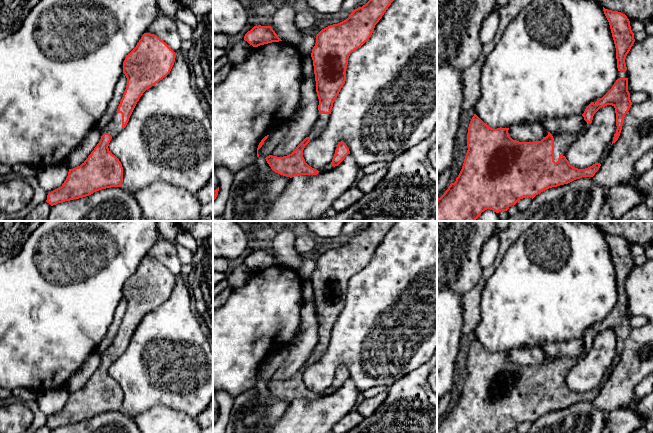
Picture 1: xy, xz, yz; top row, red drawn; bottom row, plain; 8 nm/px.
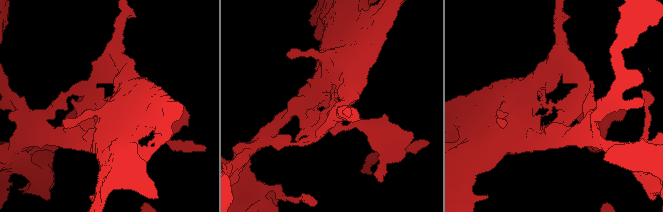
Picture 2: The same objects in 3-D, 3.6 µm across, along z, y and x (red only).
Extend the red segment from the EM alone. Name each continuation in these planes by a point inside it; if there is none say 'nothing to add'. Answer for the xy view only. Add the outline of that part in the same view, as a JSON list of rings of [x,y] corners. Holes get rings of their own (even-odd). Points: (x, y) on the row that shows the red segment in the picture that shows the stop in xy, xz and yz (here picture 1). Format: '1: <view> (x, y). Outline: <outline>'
1: xy (114, 127). Outline: [[[115,112],[110,123],[101,130],[101,134],[109,133],[114,139],[122,130],[122,114]]]

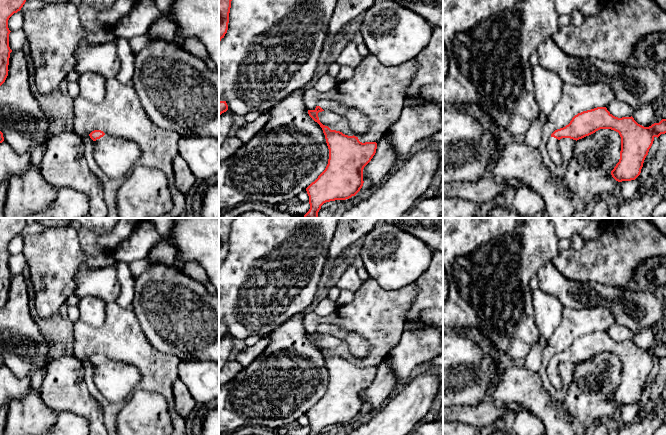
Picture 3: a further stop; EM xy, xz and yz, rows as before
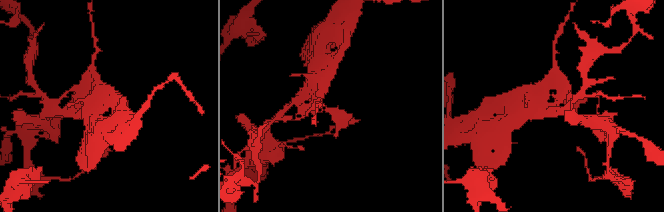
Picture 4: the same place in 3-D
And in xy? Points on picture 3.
1: xy (116, 157). Outline: [[[106,133],[94,144],[95,161],[107,176],[114,179],[128,176],[141,156],[139,146],[133,141]]]

